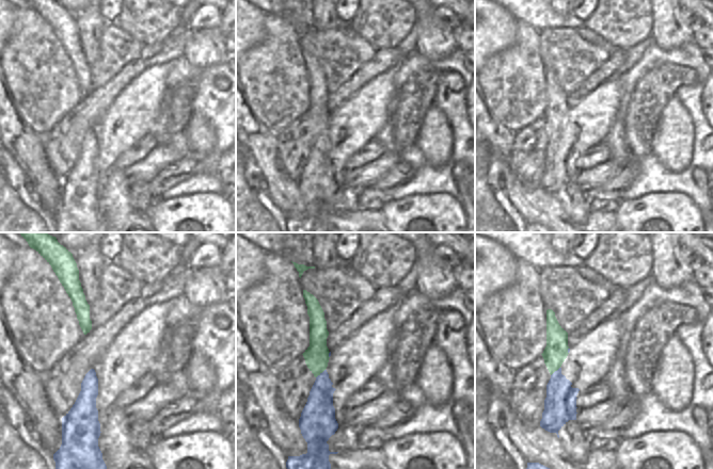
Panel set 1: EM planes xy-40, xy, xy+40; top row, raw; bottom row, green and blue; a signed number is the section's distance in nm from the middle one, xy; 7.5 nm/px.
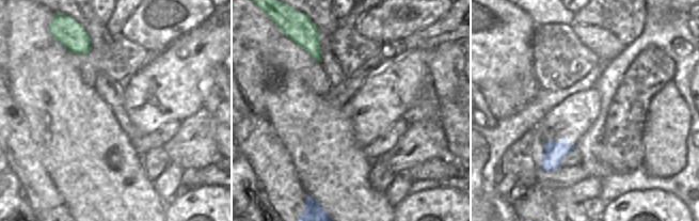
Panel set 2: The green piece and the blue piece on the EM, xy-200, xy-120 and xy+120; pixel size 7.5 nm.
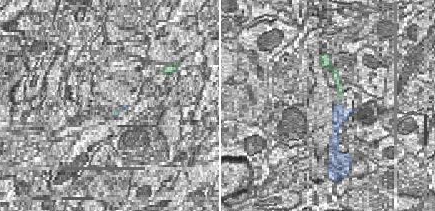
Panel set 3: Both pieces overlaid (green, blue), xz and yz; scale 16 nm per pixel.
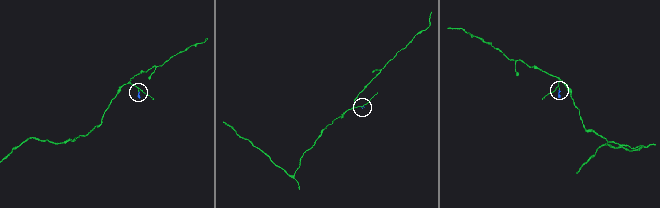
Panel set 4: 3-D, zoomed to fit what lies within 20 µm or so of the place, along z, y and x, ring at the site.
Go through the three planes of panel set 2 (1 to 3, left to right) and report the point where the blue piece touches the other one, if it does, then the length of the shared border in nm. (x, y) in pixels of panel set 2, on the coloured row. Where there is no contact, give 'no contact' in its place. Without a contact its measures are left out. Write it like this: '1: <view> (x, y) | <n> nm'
1: no contact
2: no contact
3: no contact

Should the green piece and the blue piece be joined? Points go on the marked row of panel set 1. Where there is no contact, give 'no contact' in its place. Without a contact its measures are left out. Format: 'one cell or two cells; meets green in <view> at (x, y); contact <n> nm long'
one cell; meets green in xy at (320, 372); contact 100 nm long

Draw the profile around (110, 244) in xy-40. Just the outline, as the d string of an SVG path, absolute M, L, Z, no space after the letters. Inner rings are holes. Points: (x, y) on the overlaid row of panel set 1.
M105 232L98 246L105 260L113 262L122 248L122 233Z

